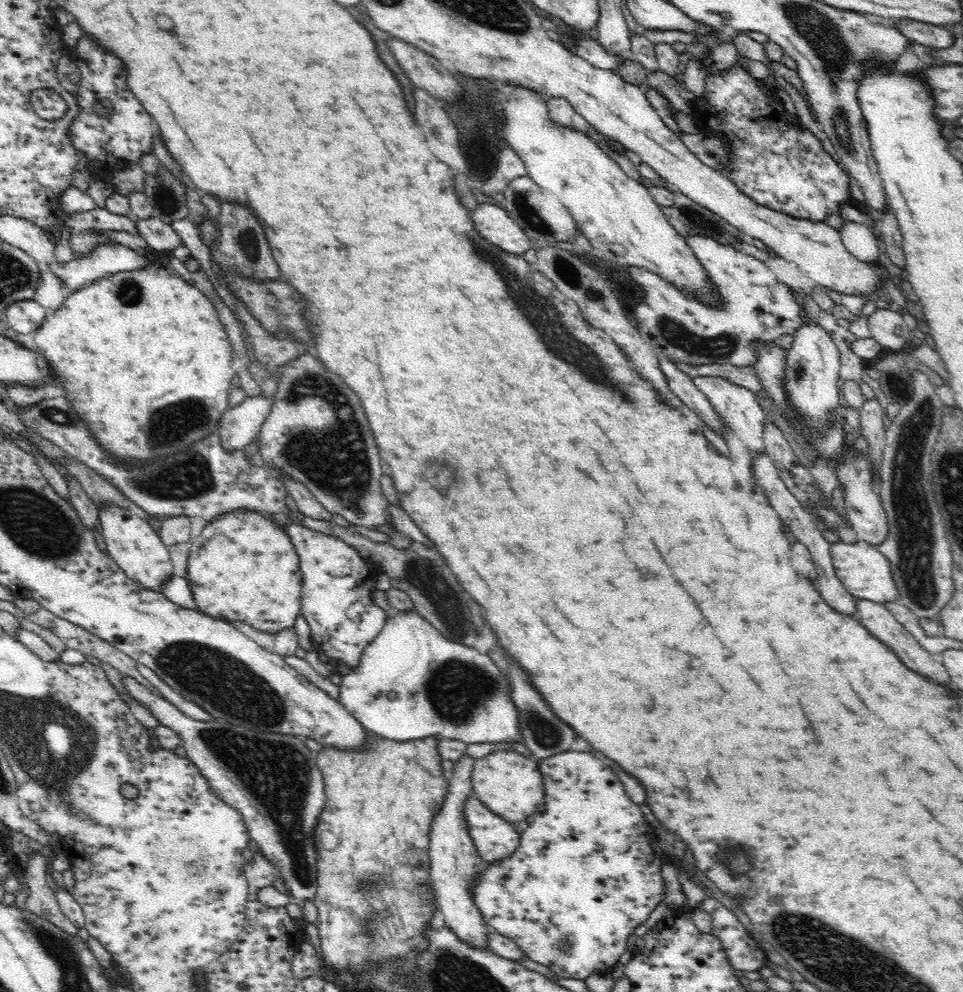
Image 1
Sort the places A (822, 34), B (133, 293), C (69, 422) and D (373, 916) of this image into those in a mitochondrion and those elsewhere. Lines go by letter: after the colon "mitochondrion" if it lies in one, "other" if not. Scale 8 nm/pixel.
A: mitochondrion
B: mitochondrion
C: mitochondrion
D: mitochondrion

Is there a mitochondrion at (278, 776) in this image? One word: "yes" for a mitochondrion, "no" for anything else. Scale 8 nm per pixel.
yes

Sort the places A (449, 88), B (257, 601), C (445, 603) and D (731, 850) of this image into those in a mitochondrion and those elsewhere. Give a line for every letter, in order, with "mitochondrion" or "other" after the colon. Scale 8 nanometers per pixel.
A: other
B: other
C: mitochondrion
D: other

